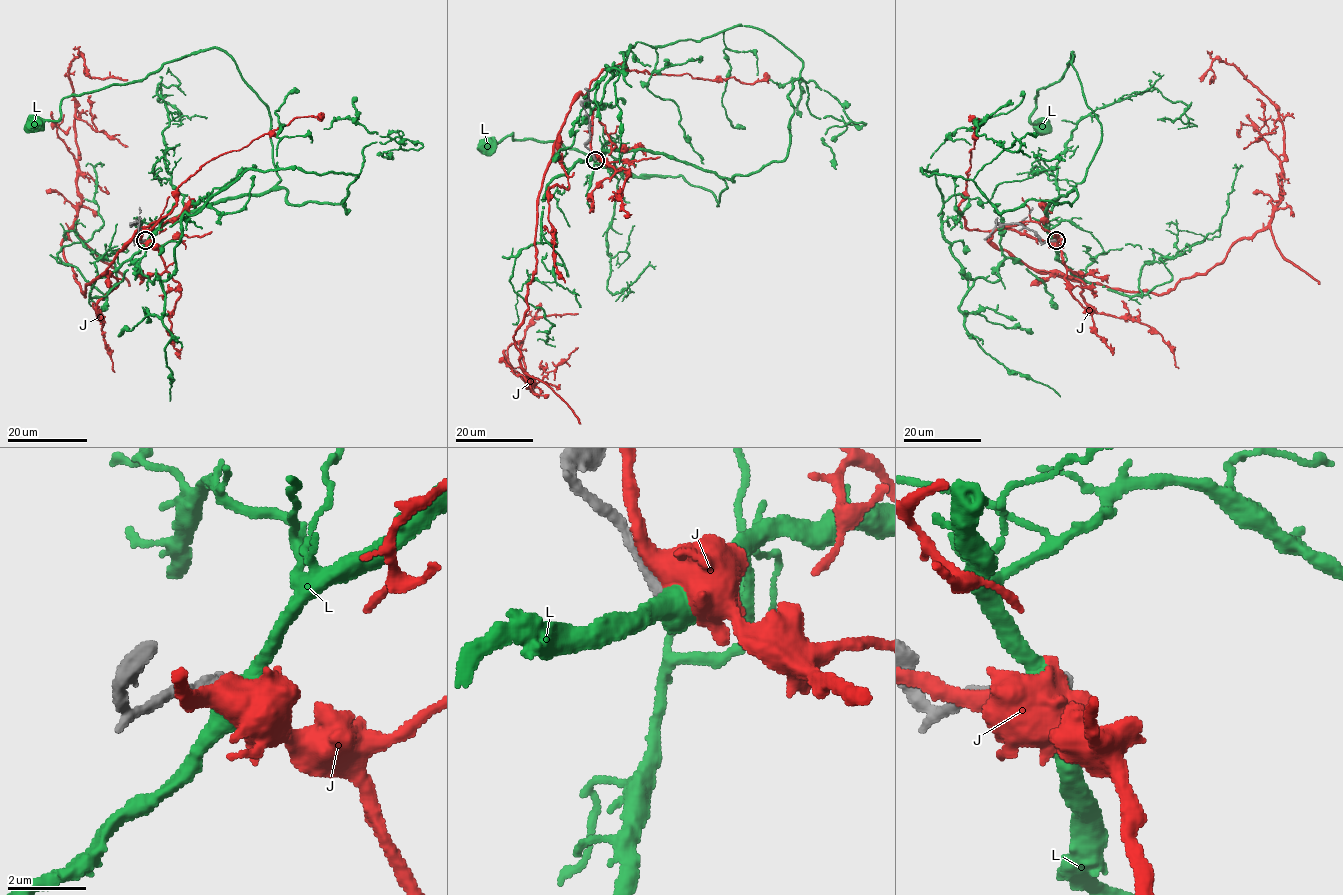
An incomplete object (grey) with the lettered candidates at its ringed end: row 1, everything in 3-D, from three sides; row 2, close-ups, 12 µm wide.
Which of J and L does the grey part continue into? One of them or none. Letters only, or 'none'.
none

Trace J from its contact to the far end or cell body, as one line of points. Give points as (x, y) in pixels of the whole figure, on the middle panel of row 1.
J: (593, 154), (580, 94), (538, 198), (536, 272), (514, 336), (527, 388), (530, 320), (578, 314)

